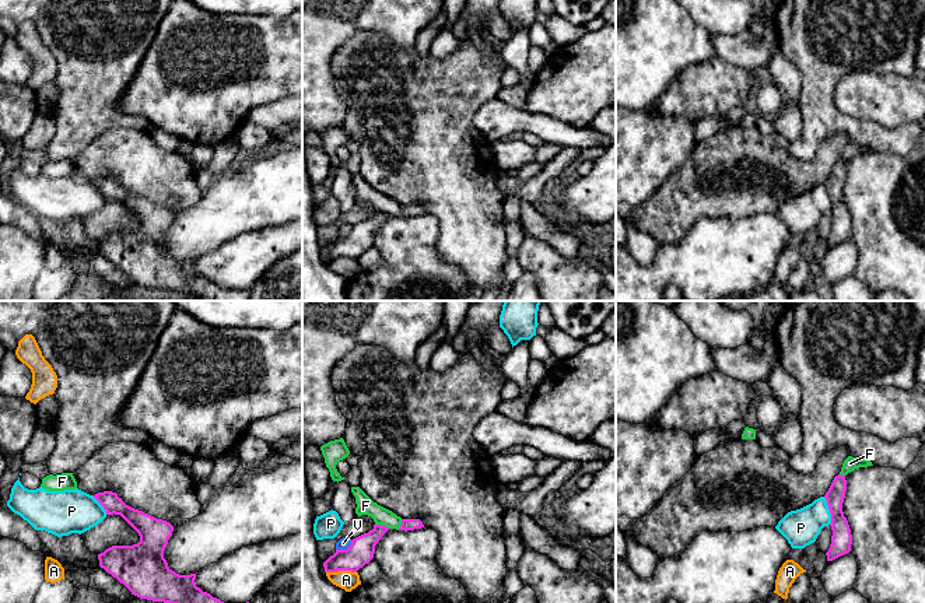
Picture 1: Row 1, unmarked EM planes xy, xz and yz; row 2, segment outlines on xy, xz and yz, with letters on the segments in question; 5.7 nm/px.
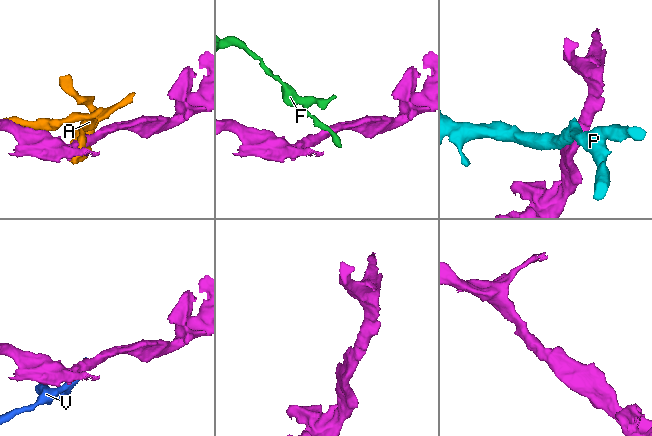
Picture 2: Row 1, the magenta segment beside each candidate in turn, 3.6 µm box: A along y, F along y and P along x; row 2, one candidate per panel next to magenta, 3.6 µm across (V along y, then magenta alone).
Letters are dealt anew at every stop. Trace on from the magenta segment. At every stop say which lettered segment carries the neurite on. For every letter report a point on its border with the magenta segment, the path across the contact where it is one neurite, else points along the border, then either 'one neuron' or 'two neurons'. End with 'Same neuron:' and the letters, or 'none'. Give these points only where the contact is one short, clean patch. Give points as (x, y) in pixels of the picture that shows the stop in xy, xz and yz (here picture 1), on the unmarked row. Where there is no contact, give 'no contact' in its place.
A: meets magenta in xz at (340, 256); two neurons
F: meets magenta in xz at (381, 211); border along xz (375, 210), (389, 214); two neurons
P: meets magenta in yz at (830, 197); border along yz (823, 183), (830, 200), (830, 210); two neurons
V: meets magenta in xz at (344, 237); border along xz (351, 227), (346, 235), (336, 237); two neurons
Same neuron: none

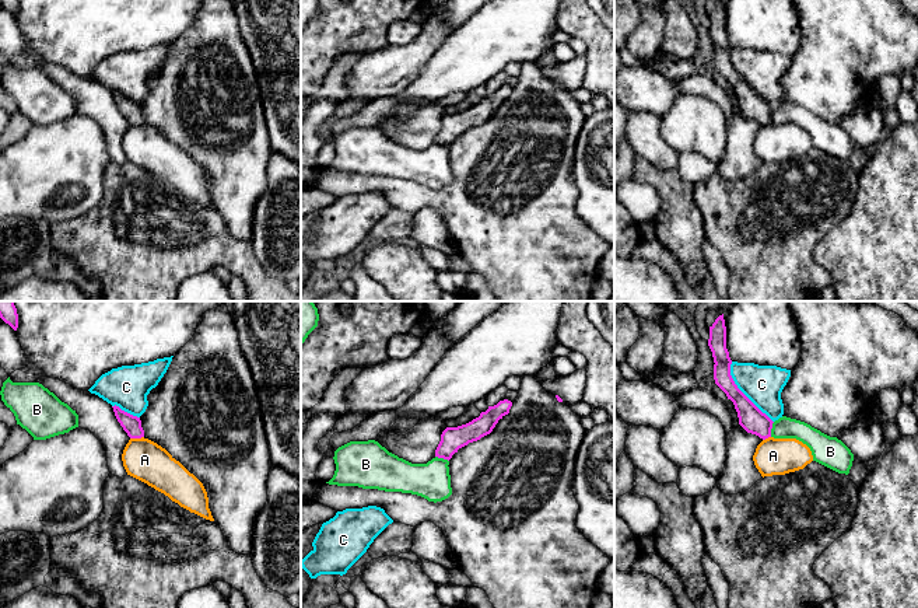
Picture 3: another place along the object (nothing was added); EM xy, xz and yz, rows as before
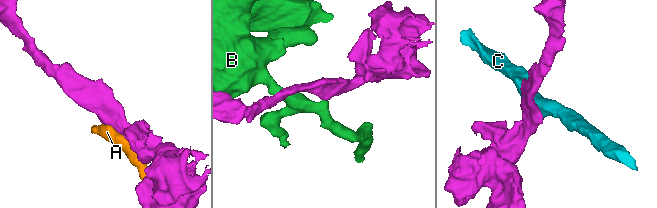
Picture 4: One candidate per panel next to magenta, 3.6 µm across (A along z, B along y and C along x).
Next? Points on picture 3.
A: meets magenta in xy at (136, 123); two neurons
B: meets magenta in yz at (771, 114); border along yz (774, 108), (770, 122); two neurons
C: meets magenta in yz at (742, 79); two neurons
Same neuron: none

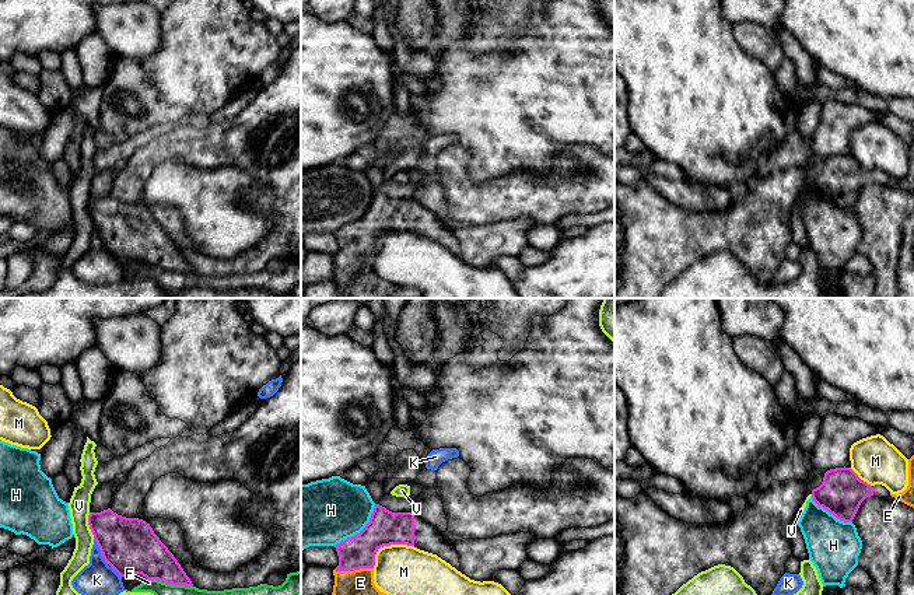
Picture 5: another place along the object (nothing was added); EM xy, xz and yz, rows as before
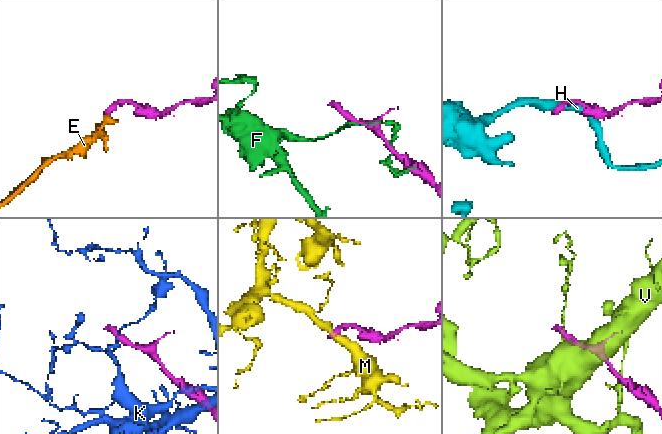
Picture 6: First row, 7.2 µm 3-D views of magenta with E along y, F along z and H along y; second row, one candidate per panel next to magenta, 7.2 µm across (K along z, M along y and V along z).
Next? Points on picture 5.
E: meets magenta in xz at (353, 256); runs through xz (357, 238), (353, 256), (354, 277), (364, 297); one neuron
F: meets magenta in xy at (170, 269); two neurons
H: meets magenta in xz at (361, 217); two neurons
K: meets magenta in xy at (100, 235); two neurons
M: meets magenta in xz at (387, 231); border along xz (413, 231), (384, 231), (377, 238), (373, 254); two neurons
V: meets magenta in xy at (88, 210); border along xy (88, 199), (88, 214), (94, 224); two neurons
Same neuron: E

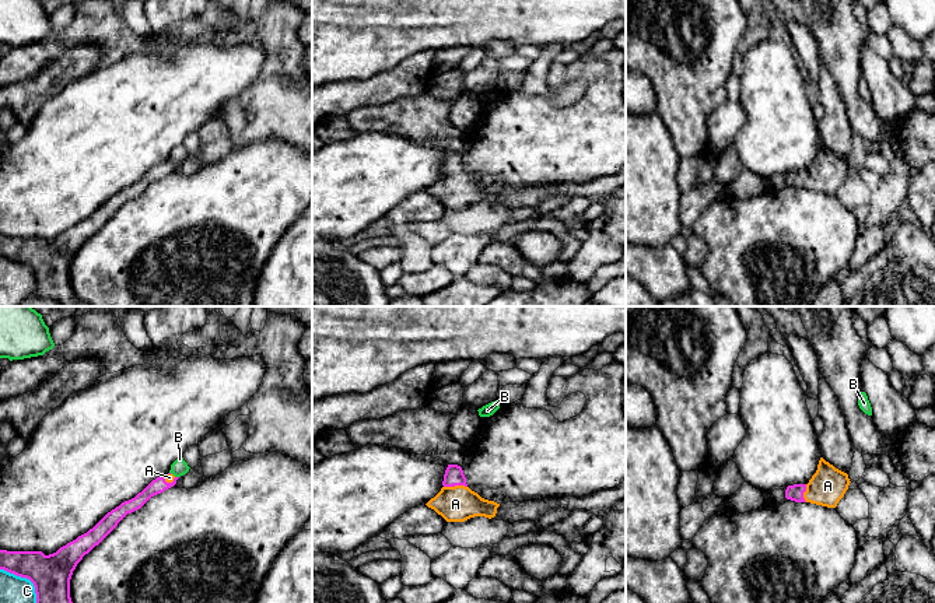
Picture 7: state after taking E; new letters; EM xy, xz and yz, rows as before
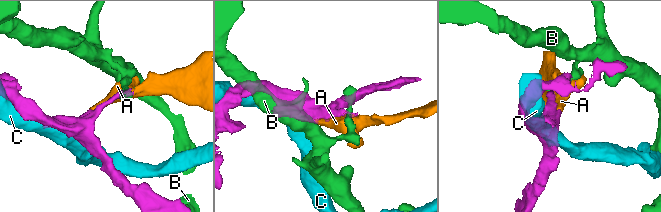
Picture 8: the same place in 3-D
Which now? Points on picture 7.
A: meets magenta in xz at (455, 171); one neuron
B: meets magenta in xy at (177, 164); border along xy (175, 162), (178, 164); two neurons
C: meets magenta in xy at (28, 265); two neurons
Same neuron: A

